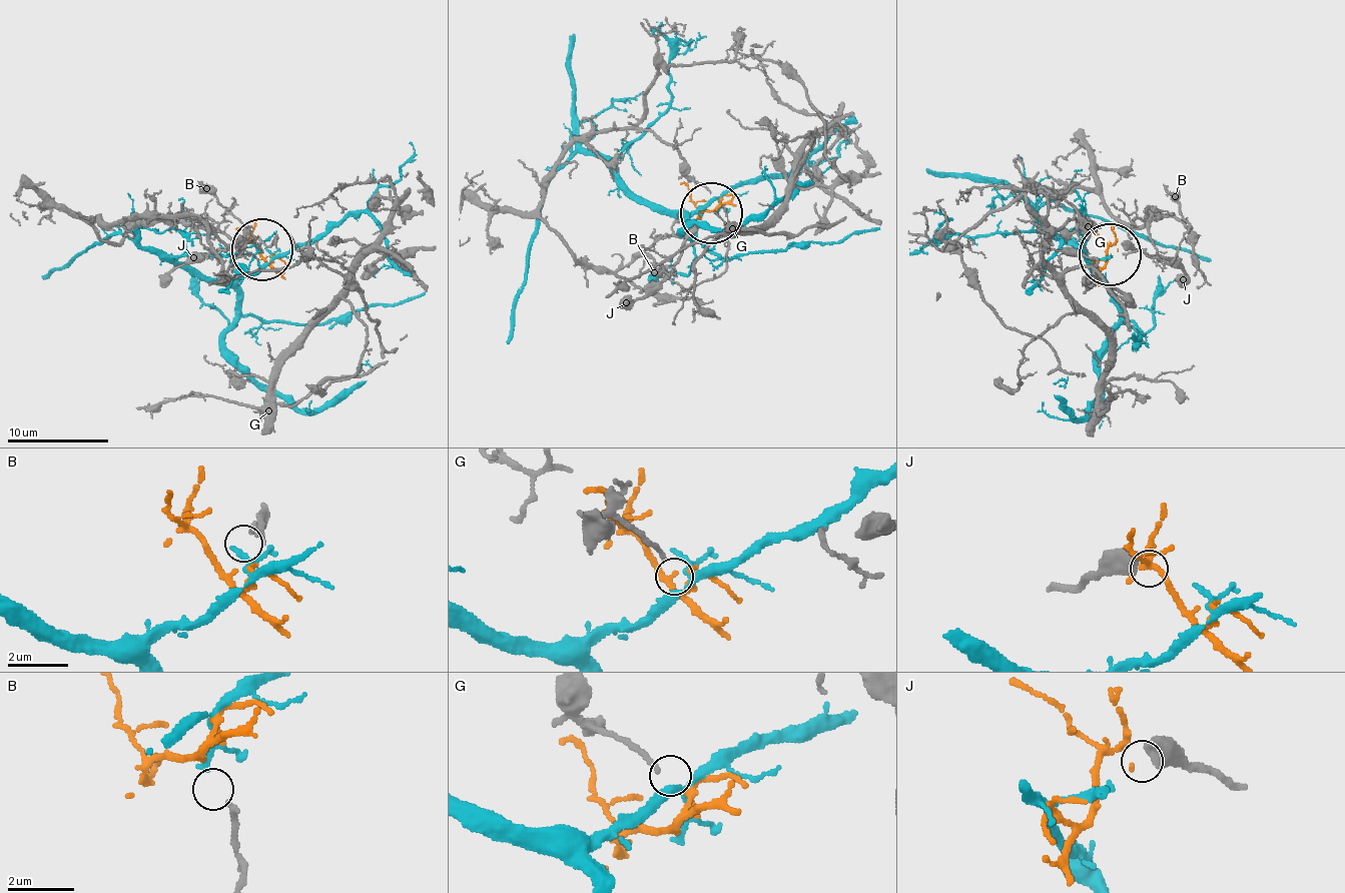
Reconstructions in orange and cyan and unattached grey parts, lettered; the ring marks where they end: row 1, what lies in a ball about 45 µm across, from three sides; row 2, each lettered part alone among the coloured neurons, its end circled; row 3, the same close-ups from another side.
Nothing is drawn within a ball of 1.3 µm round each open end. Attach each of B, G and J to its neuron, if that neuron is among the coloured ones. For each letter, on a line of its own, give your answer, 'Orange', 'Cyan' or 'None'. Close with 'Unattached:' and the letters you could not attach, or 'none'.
B: Cyan
G: Orange
J: None
Unattached: J

